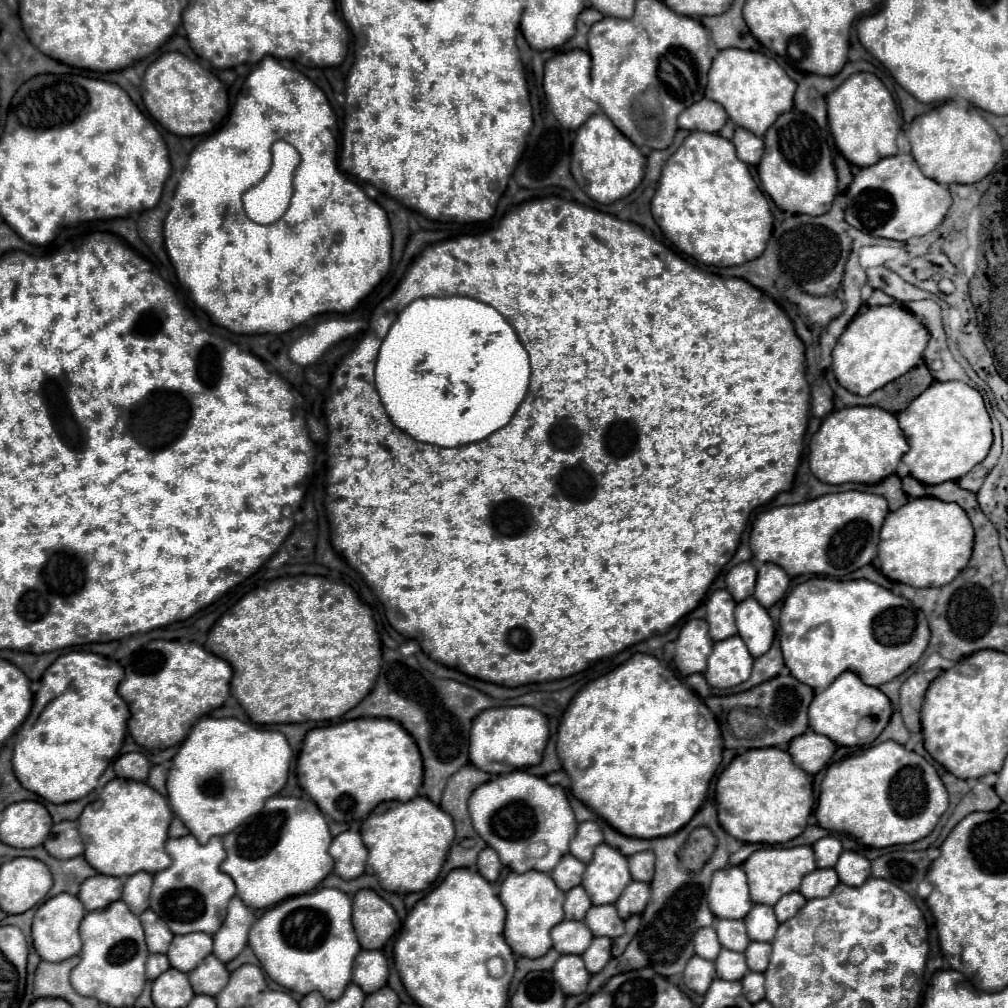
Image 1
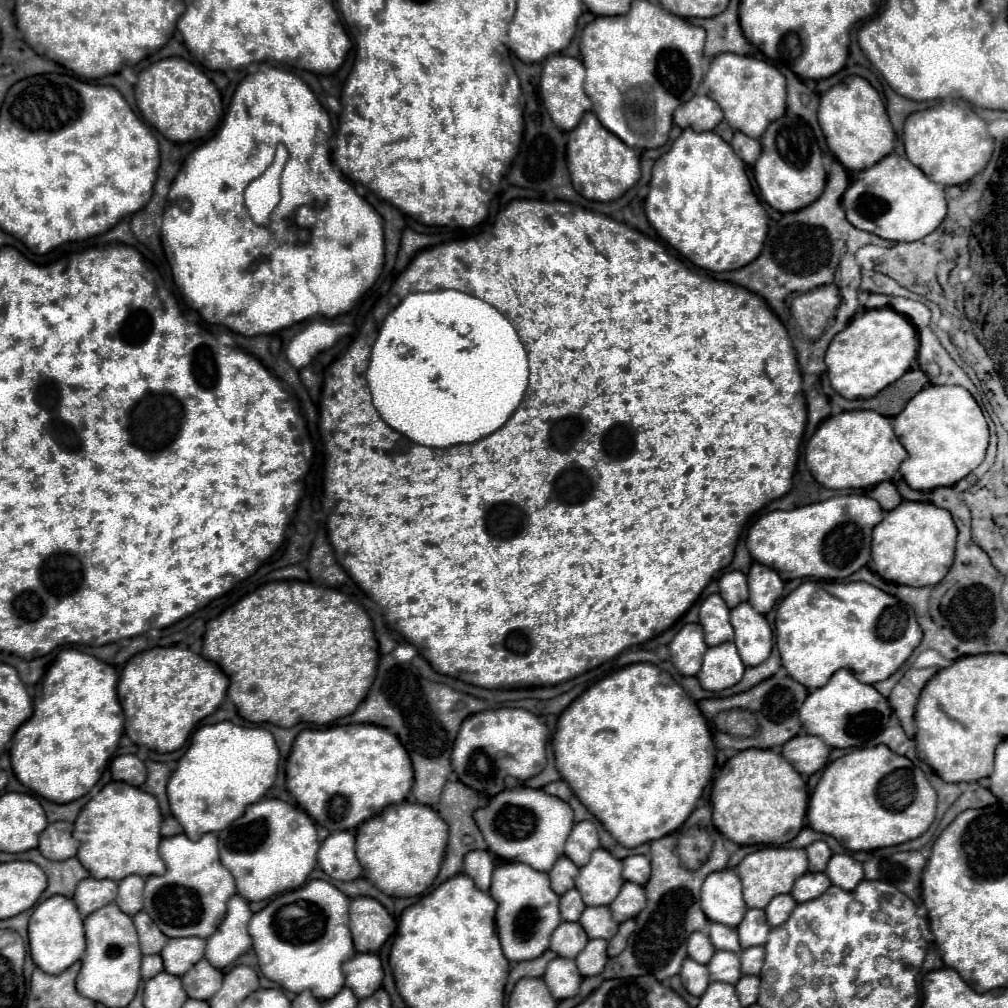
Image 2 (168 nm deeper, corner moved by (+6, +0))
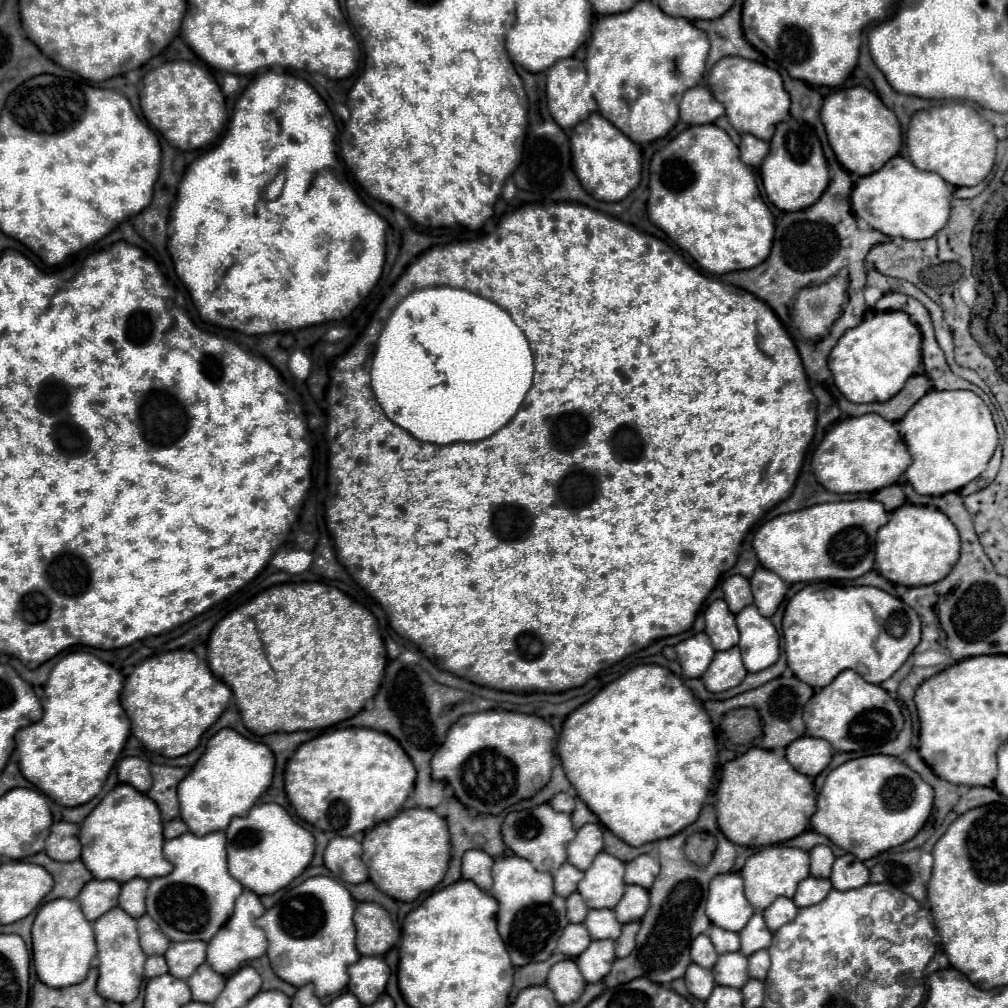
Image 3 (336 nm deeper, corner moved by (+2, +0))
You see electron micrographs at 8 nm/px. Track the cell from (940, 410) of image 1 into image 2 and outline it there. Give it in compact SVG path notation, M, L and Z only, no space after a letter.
M928 385L920 393L916 393L908 405L892 419L892 427L904 449L908 451L908 459L900 465L902 479L916 491L932 491L936 487L952 487L960 479L964 479L972 469L976 469L988 447L988 423L982 415L982 409L974 401L974 397L958 385Z

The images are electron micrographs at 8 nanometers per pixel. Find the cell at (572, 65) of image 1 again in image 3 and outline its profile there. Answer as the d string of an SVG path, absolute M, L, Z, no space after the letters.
M575 57L560 59L554 63L547 72L546 97L548 109L554 117L554 121L566 129L580 123L580 119L586 119L590 113L599 112L598 103L592 97L592 91L588 89L588 71L586 71L586 58L583 60Z

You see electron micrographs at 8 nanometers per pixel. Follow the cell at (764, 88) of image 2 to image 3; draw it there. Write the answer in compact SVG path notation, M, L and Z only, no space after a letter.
M740 57L720 59L720 63L712 67L712 81L708 73L706 85L712 91L714 99L718 99L726 107L726 117L738 133L750 133L764 141L772 139L776 123L780 123L790 109L790 97L782 85L780 73L750 59Z

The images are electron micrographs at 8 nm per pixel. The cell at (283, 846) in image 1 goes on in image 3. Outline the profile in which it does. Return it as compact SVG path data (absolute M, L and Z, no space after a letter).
M260 803L246 817L236 817L226 829L228 871L246 889L258 895L272 895L292 883L312 861L314 837L298 825L284 807L276 803Z

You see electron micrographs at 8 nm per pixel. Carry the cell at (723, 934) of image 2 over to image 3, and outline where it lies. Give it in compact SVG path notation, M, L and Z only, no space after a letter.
M712 927L710 939L712 939L712 943L714 943L714 947L716 947L716 951L720 955L740 949L740 939L732 931L726 931L726 929L720 929L720 927Z

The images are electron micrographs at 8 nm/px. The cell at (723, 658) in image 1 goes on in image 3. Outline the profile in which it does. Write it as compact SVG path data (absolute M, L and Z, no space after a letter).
M732 647L728 651L718 651L716 659L708 667L708 671L702 675L702 681L708 691L720 693L726 689L732 689L742 683L746 677L746 667L740 657L740 649Z

